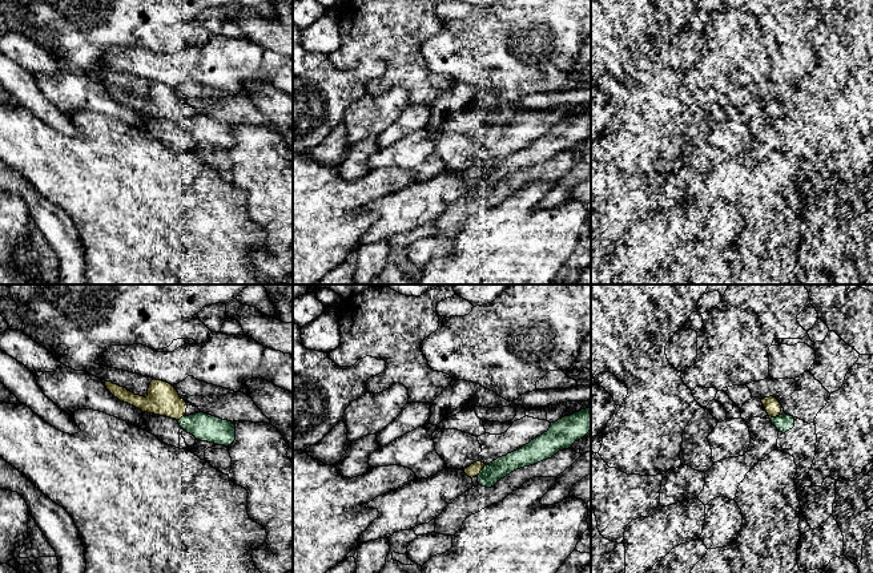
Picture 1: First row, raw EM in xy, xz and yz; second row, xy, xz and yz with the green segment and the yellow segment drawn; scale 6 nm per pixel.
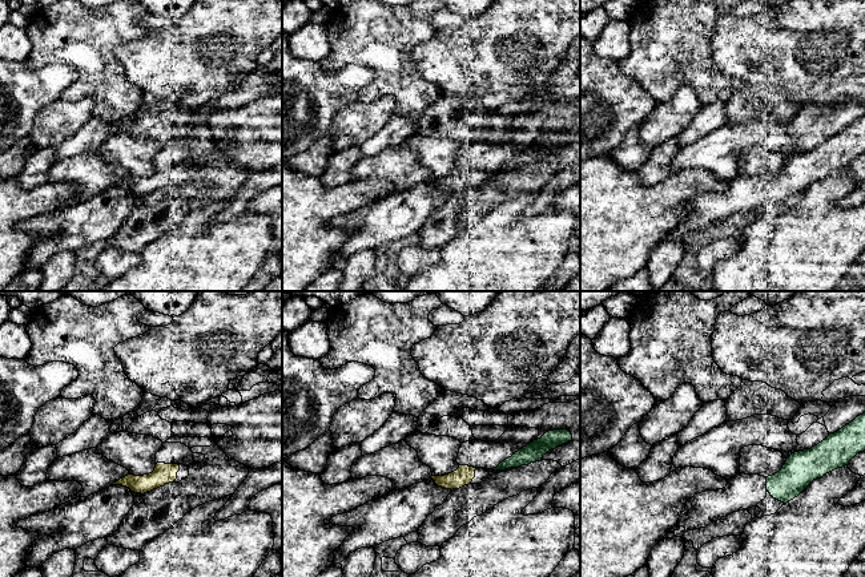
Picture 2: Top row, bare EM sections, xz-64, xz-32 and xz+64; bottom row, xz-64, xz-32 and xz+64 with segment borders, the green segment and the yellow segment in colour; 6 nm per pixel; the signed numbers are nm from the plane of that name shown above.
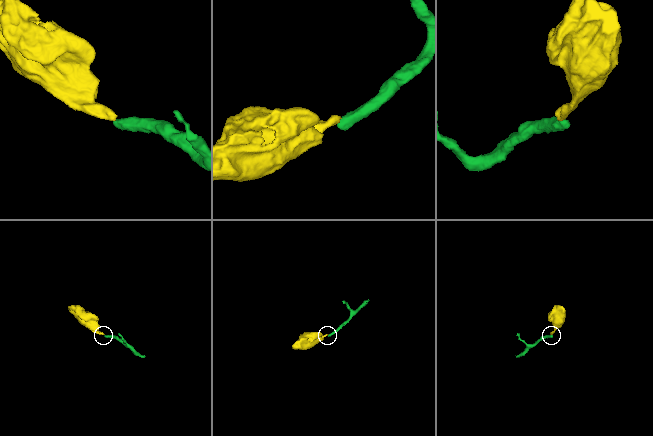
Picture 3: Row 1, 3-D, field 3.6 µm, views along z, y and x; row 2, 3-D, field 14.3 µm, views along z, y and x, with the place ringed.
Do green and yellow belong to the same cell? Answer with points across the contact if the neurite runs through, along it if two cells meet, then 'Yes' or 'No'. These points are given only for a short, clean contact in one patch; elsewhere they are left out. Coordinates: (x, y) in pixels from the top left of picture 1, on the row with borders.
No

